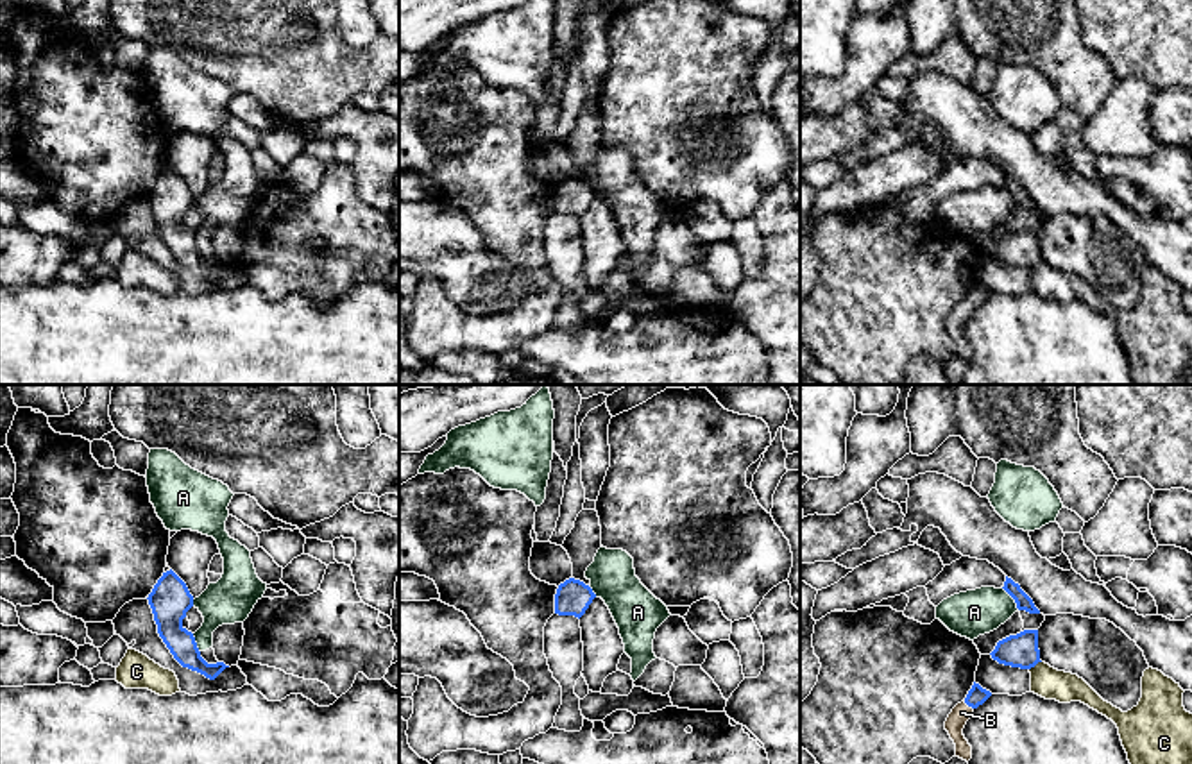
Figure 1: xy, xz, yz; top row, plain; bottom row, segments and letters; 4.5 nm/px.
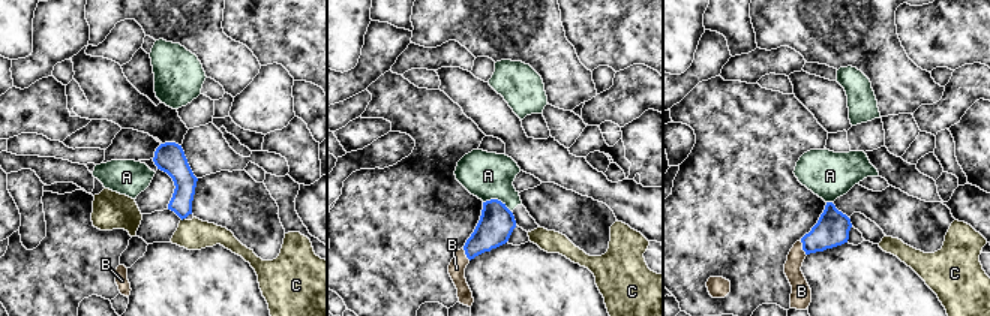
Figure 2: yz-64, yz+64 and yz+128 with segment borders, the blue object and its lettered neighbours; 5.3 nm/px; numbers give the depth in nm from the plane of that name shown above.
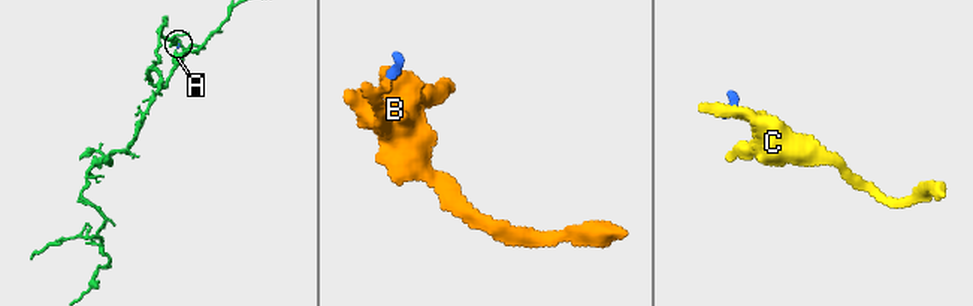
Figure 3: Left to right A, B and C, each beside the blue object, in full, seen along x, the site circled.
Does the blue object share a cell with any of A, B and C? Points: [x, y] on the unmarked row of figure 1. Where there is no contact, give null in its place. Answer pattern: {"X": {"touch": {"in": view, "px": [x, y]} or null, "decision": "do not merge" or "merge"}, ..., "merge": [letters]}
{"A": {"touch": {"in": "yz", "px": [1012, 195]}, "decision": "do not merge"}, "B": {"touch": {"in": "yz", "px": [969, 305]}, "decision": "merge"}, "C": {"touch": {"in": "yz", "px": [1035, 263]}, "decision": "do not merge"}, "merge": ["B"]}

